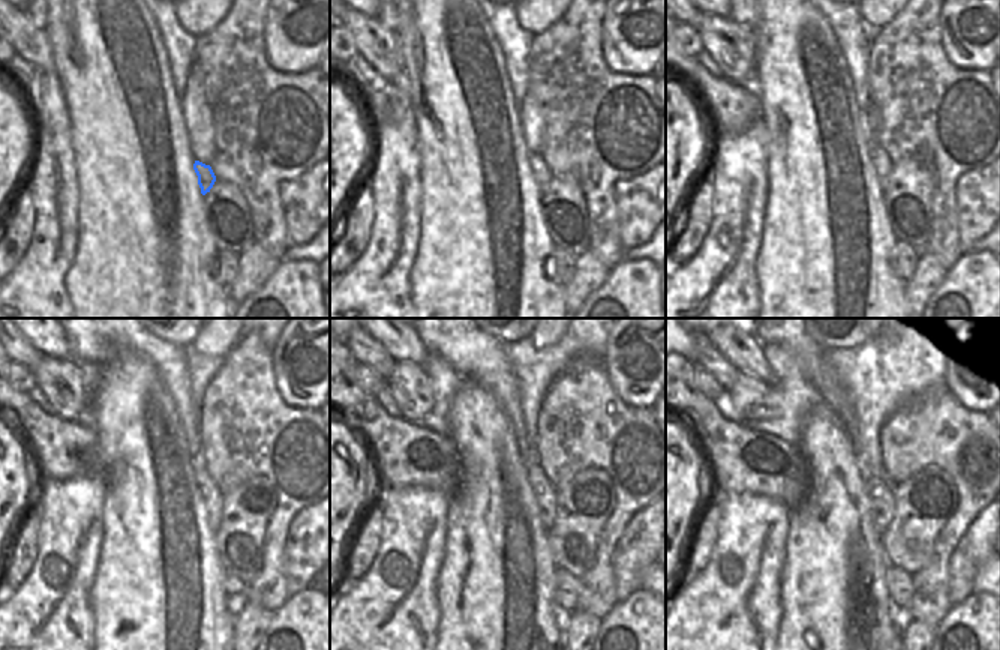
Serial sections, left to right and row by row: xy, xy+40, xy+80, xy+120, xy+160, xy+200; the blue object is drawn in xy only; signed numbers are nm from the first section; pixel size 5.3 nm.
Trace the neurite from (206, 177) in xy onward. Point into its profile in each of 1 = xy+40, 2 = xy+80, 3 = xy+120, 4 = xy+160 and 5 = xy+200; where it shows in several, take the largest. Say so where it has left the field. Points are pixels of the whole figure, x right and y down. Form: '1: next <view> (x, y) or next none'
1: next xy+40 (541, 173)
2: next xy+80 (883, 165)
3: next xy+120 (212, 496)
4: next xy+160 (546, 499)
5: next xy+200 (880, 497)

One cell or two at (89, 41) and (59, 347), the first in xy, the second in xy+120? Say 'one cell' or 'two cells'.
two cells

